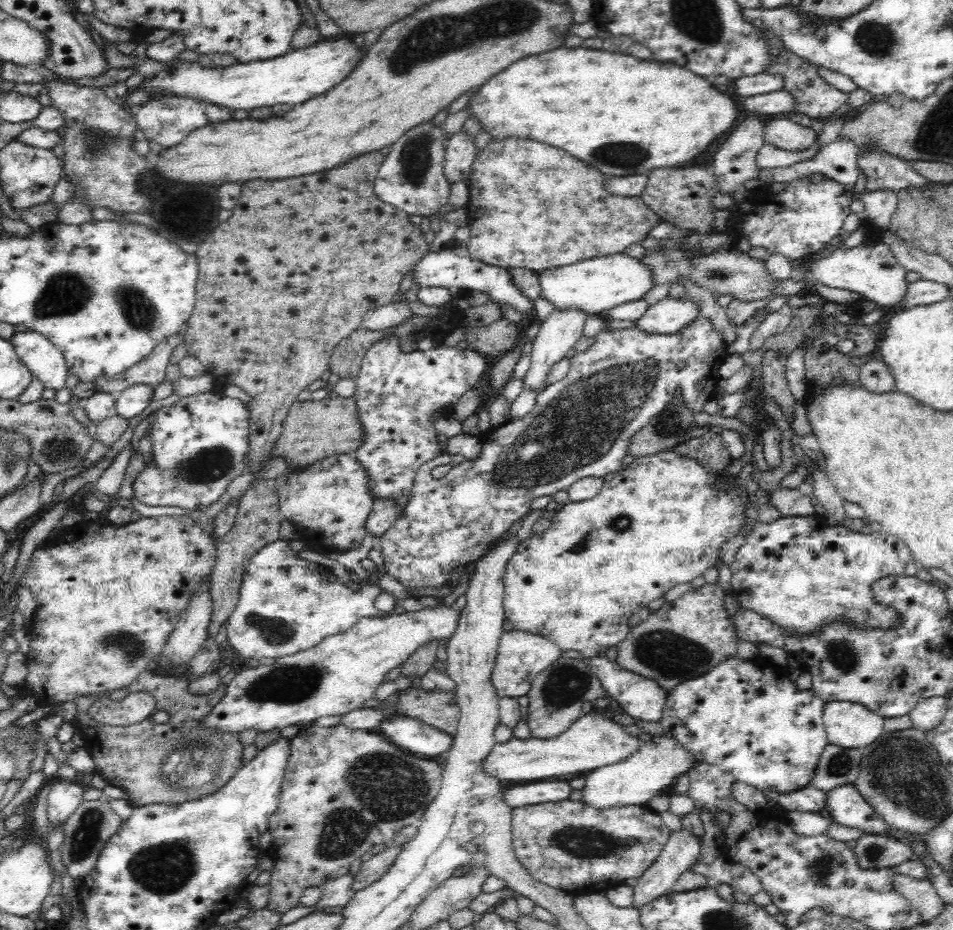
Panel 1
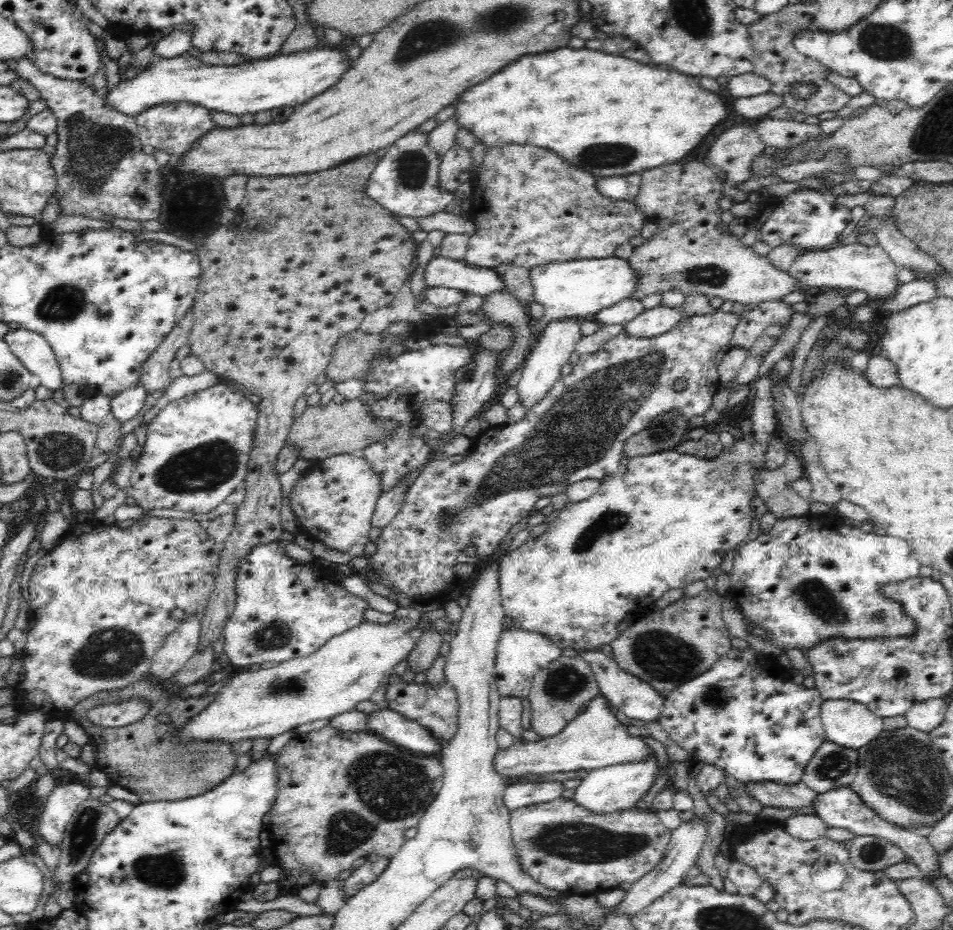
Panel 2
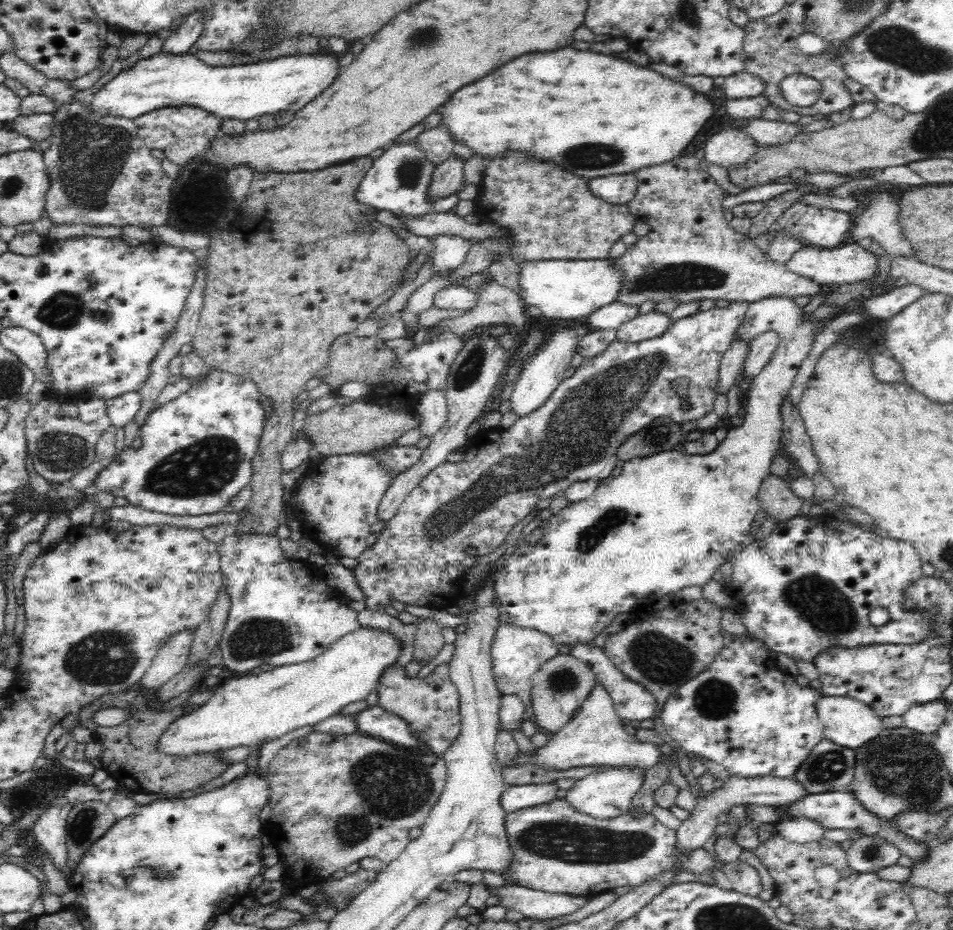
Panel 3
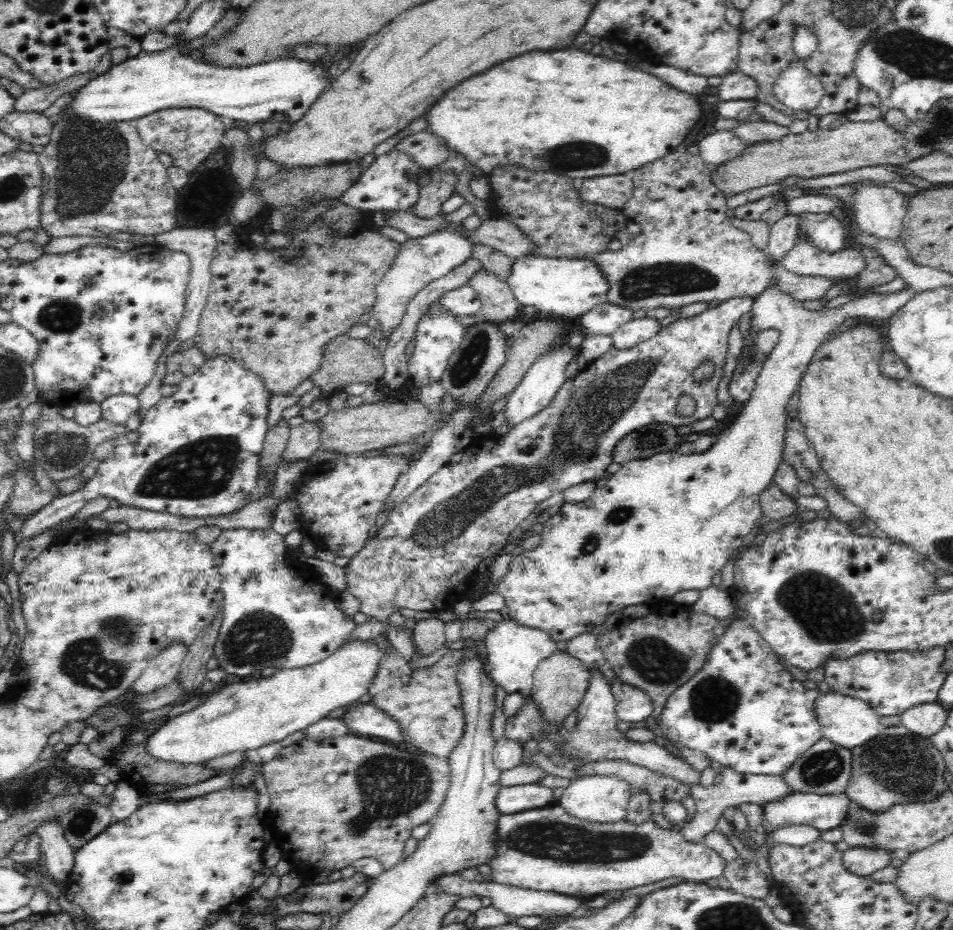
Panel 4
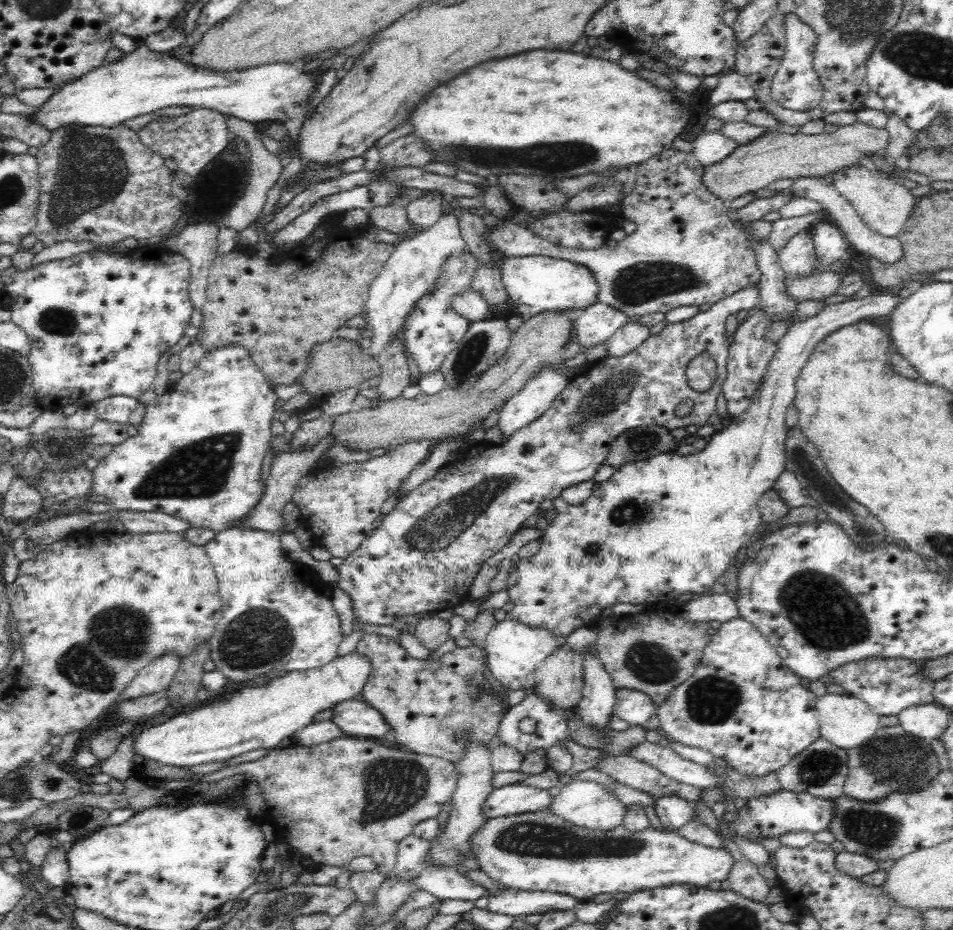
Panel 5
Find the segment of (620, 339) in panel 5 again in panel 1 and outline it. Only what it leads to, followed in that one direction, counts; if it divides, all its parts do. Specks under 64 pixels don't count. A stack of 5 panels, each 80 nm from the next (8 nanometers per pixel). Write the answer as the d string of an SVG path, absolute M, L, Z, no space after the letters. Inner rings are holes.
M667 296L650 306L635 322L634 328L649 335L672 334L691 324L698 316L696 304L688 297L674 299Z

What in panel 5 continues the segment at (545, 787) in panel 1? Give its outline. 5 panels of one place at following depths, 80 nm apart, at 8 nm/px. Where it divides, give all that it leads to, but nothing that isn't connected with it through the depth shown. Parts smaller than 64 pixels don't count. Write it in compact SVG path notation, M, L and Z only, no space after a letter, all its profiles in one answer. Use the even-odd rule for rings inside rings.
M514 783L494 788L488 794L481 812L488 820L488 818L547 811L552 800L548 790Z

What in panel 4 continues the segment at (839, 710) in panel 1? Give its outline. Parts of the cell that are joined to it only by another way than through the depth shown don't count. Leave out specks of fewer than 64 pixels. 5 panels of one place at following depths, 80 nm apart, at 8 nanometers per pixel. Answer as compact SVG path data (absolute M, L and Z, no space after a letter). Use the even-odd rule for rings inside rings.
M830 692L820 694L815 703L815 714L820 724L823 738L842 748L856 748L866 744L882 730L880 717L862 700Z

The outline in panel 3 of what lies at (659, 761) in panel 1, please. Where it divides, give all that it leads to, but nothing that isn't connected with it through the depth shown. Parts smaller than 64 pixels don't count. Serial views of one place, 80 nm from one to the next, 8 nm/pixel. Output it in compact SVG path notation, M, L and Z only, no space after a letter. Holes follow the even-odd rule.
M615 767L599 773L594 773L577 780L563 798L578 813L596 818L610 820L628 813L632 799L640 790L643 783L643 773L647 770L634 767Z

